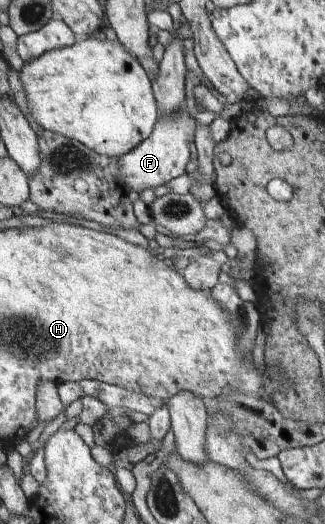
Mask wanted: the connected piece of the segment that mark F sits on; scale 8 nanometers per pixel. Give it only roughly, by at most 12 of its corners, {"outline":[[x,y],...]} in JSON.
{"outline":[[183,106],[118,158],[141,192],[185,173],[197,121]]}

